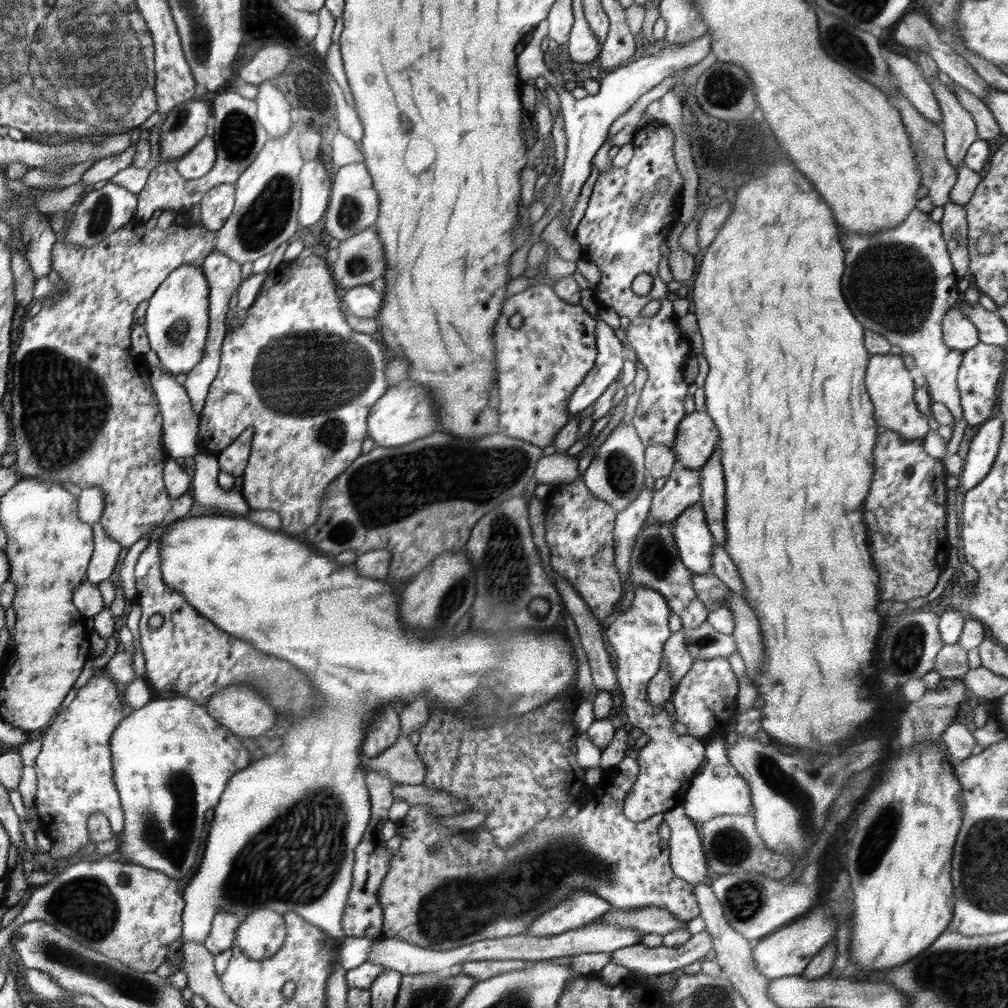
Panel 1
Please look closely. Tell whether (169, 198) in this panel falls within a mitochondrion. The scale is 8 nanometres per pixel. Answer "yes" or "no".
no

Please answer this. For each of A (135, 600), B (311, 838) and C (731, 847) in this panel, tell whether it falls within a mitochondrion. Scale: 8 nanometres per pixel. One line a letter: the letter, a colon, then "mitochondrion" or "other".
A: other
B: mitochondrion
C: mitochondrion

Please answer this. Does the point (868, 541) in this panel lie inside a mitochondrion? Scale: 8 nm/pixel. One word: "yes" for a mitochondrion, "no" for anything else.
no

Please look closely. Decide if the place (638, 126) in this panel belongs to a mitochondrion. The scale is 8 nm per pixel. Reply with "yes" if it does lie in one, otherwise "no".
no

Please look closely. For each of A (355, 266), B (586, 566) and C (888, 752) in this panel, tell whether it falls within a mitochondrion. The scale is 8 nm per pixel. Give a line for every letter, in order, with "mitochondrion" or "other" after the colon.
A: mitochondrion
B: mitochondrion
C: other

